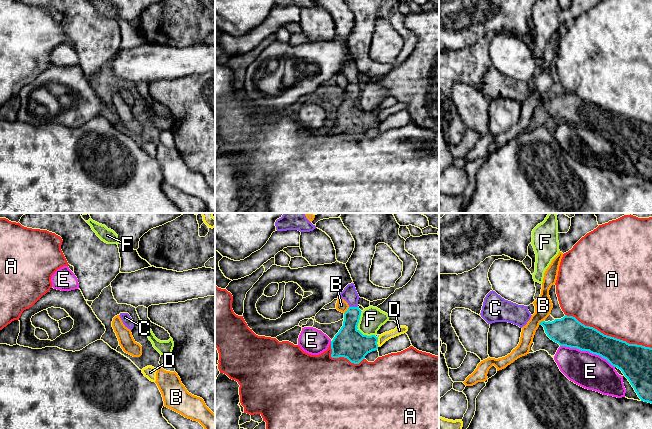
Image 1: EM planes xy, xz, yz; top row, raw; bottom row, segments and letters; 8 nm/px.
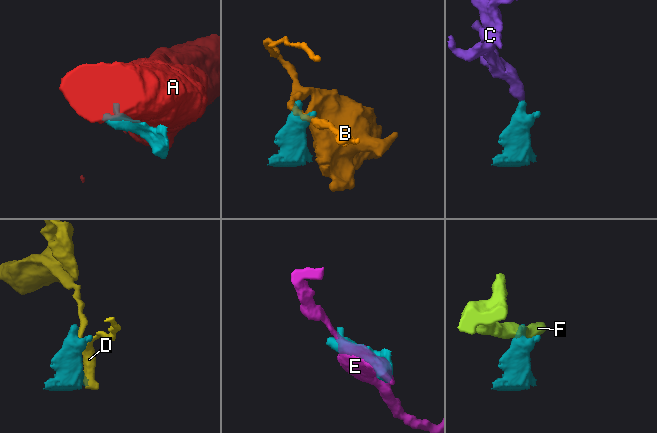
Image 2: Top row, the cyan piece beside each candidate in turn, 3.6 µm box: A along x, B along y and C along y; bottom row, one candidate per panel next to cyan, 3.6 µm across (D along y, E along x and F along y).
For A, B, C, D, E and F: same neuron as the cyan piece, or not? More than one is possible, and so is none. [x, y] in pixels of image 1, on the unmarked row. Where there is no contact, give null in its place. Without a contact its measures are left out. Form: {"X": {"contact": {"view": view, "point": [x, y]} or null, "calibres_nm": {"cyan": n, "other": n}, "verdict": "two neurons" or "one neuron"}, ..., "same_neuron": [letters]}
{"A": {"contact": {"view": "yz", "point": [608, 112]}, "calibres_nm": {"cyan": 240, "other": 480}, "verdict": "two neurons"}, "B": {"contact": {"view": "xz", "point": [347, 86]}, "calibres_nm": {"cyan": 240, "other": 90}, "verdict": "two neurons"}, "C": {"contact": {"view": "xz", "point": [353, 83]}, "calibres_nm": {"cyan": 190, "other": 120}, "verdict": "one neuron"}, "D": {"contact": {"view": "xz", "point": [377, 117]}, "calibres_nm": {"cyan": 240, "other": 70}, "verdict": "two neurons"}, "E": {"contact": {"view": "yz", "point": [587, 126]}, "calibres_nm": {"cyan": 240, "other": 280}, "verdict": "two neurons"}, "F": {"contact": {"view": "xz", "point": [357, 104]}, "calibres_nm": {"cyan": 240, "other": 190}, "verdict": "two neurons"}, "same_neuron": ["C"]}

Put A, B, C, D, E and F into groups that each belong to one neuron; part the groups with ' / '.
A / B / C / D / E / F

